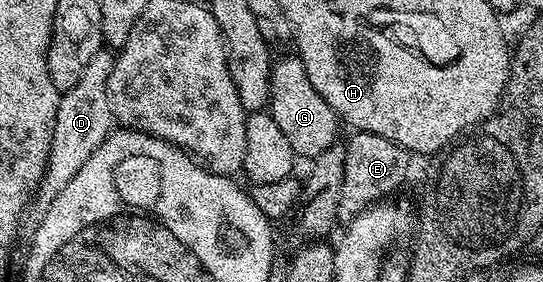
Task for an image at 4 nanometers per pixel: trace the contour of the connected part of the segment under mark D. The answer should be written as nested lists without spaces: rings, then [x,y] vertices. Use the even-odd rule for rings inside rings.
[[[102,48],[86,64],[86,72],[82,72],[82,80],[74,84],[74,88],[63,91],[58,104],[58,116],[54,120],[54,132],[50,140],[50,156],[48,157],[48,167],[42,176],[39,186],[36,188],[36,197],[30,206],[30,214],[36,220],[44,217],[44,213],[50,208],[50,204],[78,176],[78,168],[94,156],[94,152],[103,144],[108,135],[113,133],[114,119],[110,100],[108,99],[108,81],[112,71],[114,54],[111,49]]]

